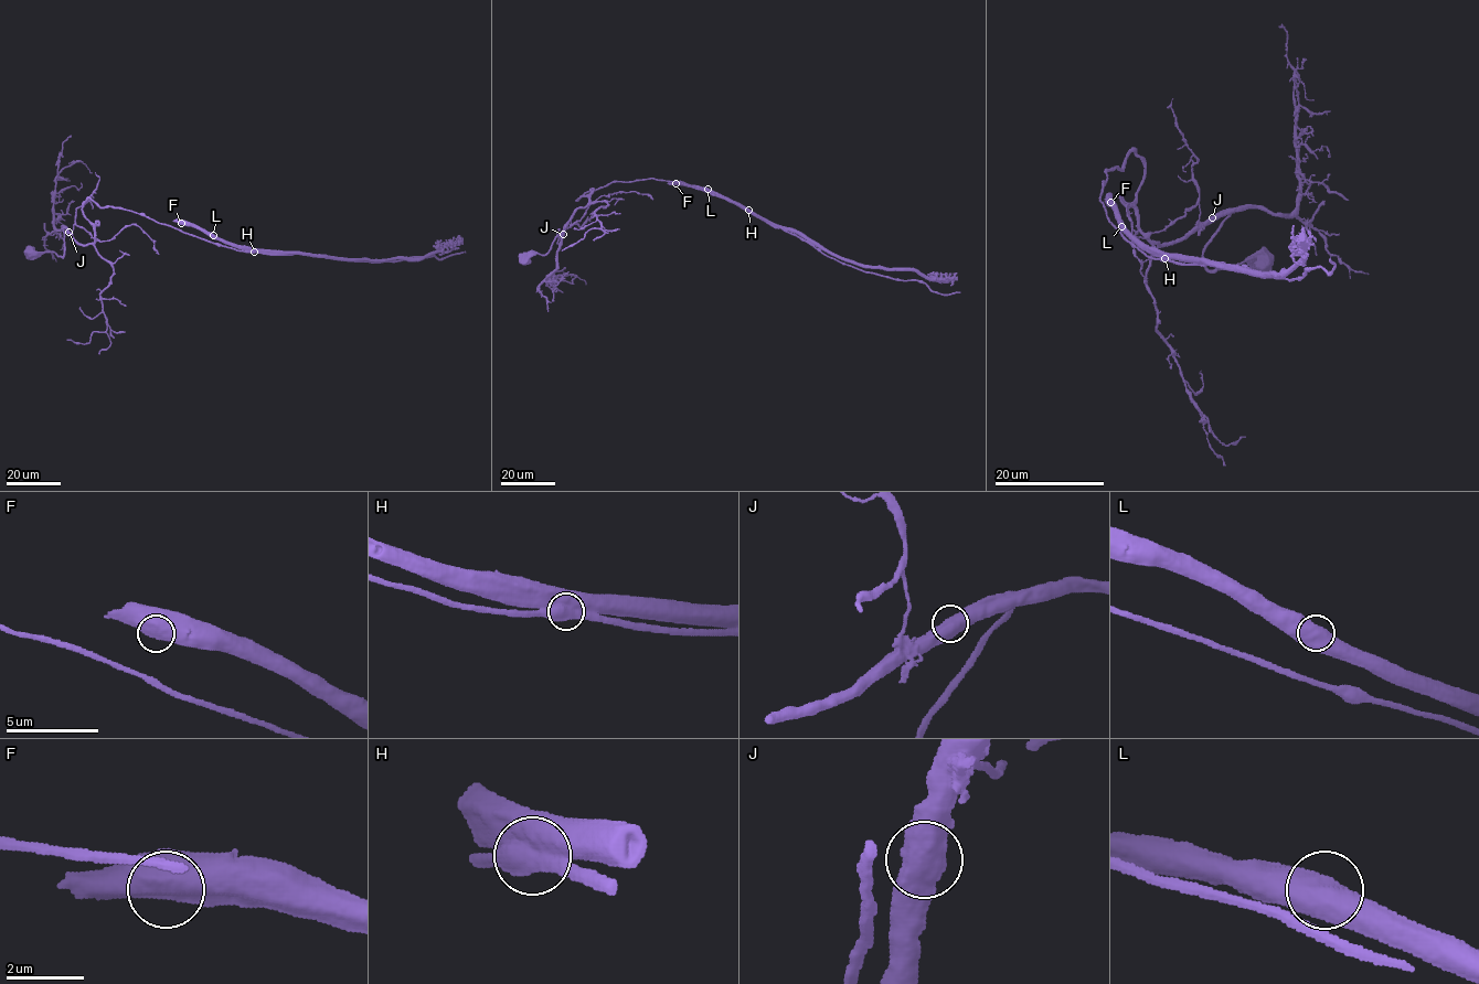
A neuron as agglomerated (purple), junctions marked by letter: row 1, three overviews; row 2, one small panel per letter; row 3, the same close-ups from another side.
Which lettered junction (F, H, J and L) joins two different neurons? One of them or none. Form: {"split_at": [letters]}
{"split_at": ["H"]}

